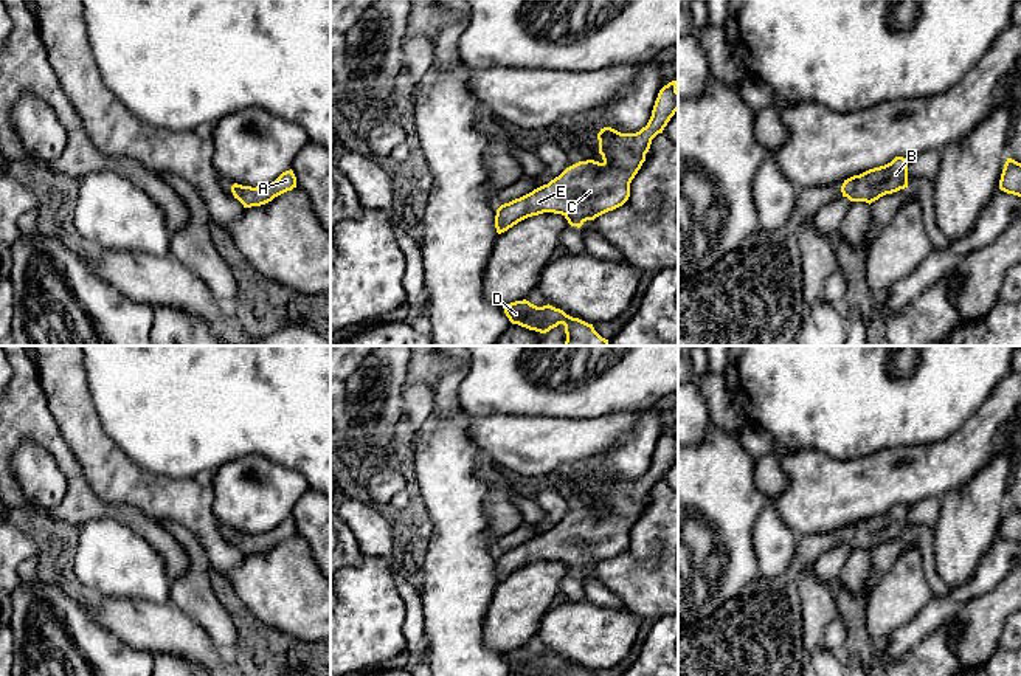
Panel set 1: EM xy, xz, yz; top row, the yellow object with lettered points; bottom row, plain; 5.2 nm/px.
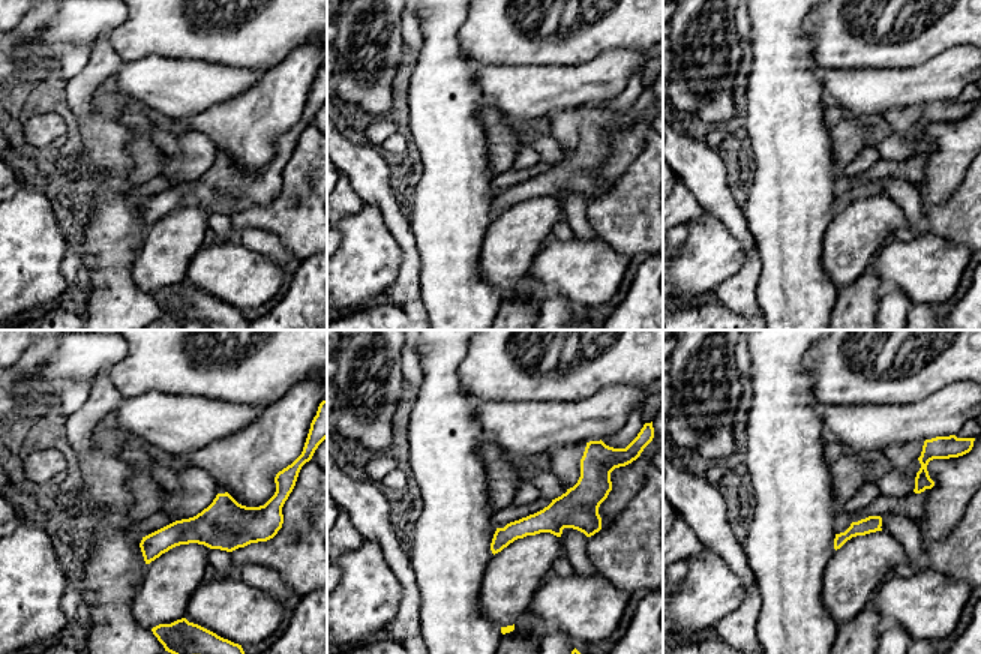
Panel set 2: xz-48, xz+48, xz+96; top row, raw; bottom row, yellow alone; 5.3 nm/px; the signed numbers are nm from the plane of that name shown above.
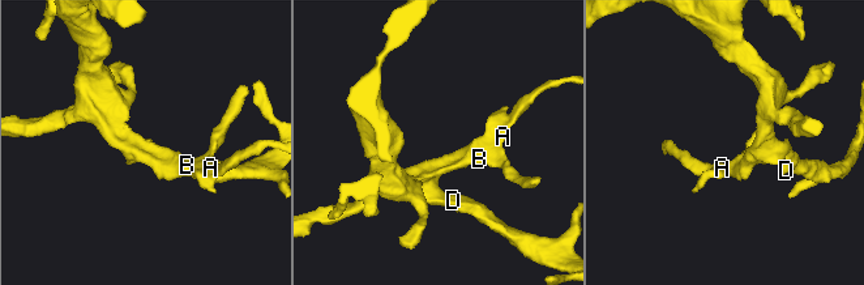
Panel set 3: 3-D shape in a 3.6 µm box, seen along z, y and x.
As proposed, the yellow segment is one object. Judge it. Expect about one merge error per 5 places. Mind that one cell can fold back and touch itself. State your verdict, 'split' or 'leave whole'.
leave whole

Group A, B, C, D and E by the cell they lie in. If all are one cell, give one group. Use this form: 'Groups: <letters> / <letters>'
Groups: A B C D E

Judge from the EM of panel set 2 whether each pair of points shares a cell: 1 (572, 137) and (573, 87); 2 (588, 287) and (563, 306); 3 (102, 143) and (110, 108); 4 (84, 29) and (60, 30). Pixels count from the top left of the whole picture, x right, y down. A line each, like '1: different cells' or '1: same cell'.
1: different cells
2: different cells
3: same cell
4: same cell

